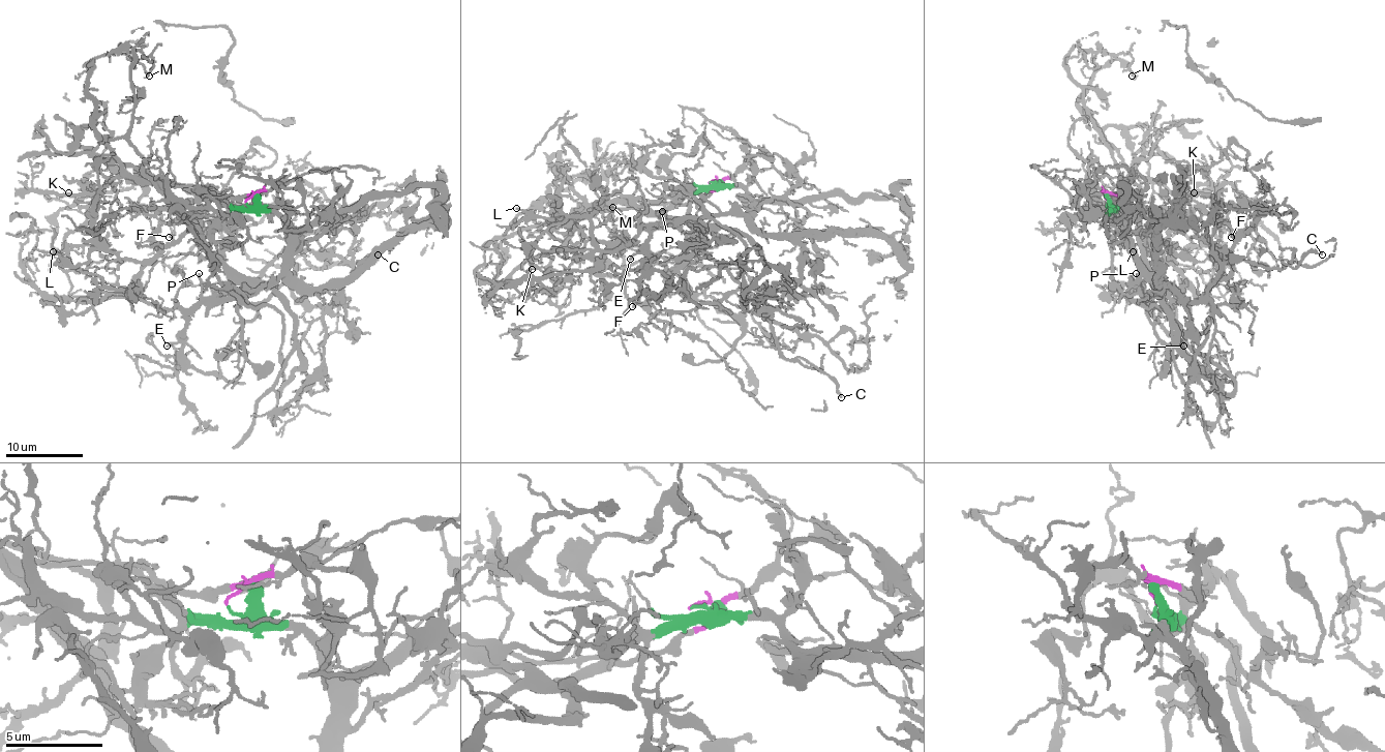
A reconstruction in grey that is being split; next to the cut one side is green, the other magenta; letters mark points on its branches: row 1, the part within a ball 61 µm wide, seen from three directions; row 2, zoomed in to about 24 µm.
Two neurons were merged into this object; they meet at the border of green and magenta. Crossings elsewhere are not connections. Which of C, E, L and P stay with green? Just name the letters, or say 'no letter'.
C, E, L, P

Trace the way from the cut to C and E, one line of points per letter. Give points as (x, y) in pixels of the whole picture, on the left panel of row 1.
C: (246, 204), (283, 221), (287, 270), (335, 288), (337, 301), (351, 266), (301, 250), (318, 268), (379, 254)
E: (246, 204), (270, 208), (283, 221), (287, 252), (281, 272), (254, 290), (204, 301), (178, 340), (167, 346)

